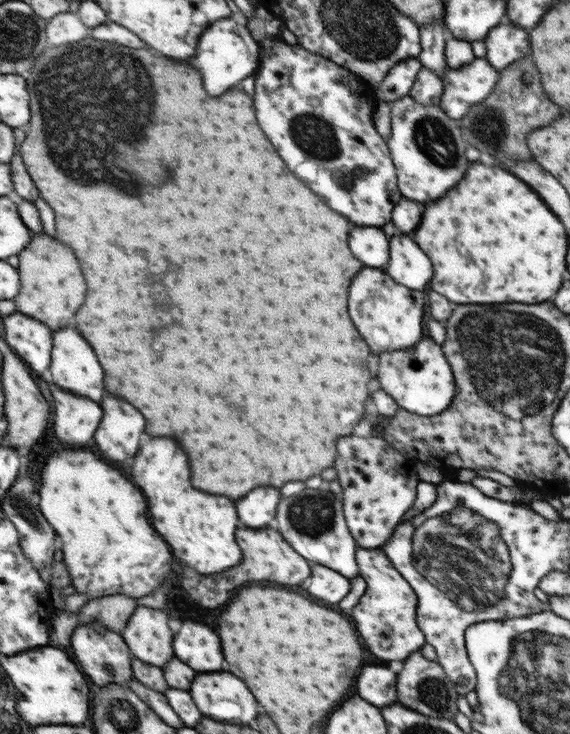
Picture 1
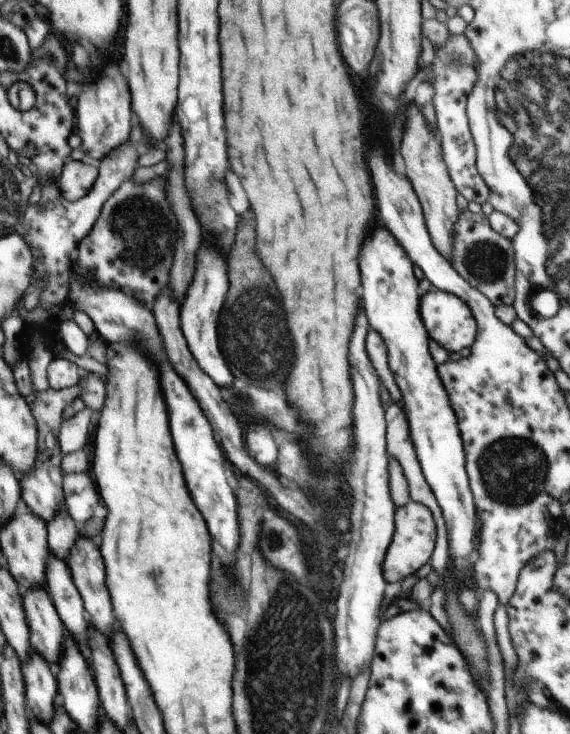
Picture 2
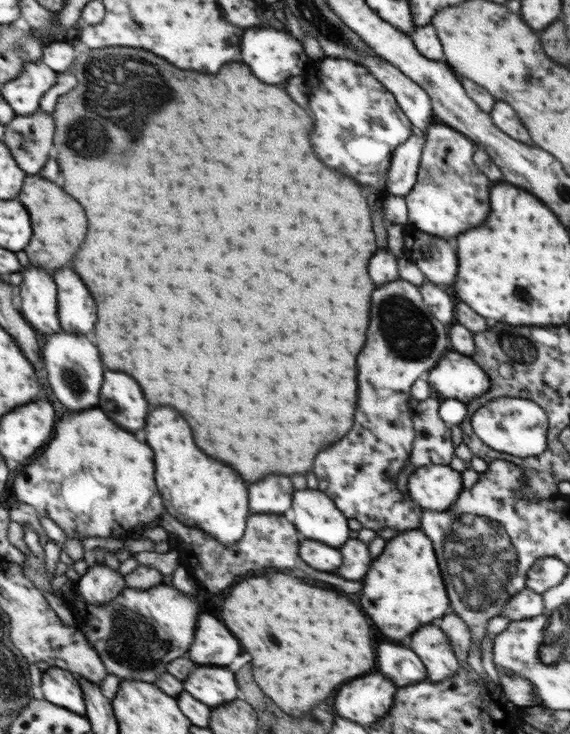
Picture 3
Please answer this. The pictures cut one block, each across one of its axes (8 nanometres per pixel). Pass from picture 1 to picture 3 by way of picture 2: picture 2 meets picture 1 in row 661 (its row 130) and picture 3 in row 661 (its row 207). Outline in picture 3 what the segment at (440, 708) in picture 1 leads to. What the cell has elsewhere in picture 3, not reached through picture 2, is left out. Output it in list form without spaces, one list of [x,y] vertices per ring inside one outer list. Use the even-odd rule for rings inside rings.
[[[435,622],[426,624],[415,631],[410,638],[410,649],[422,658],[427,668],[427,681],[432,683],[456,678],[459,673],[459,660],[448,640],[448,636]]]

